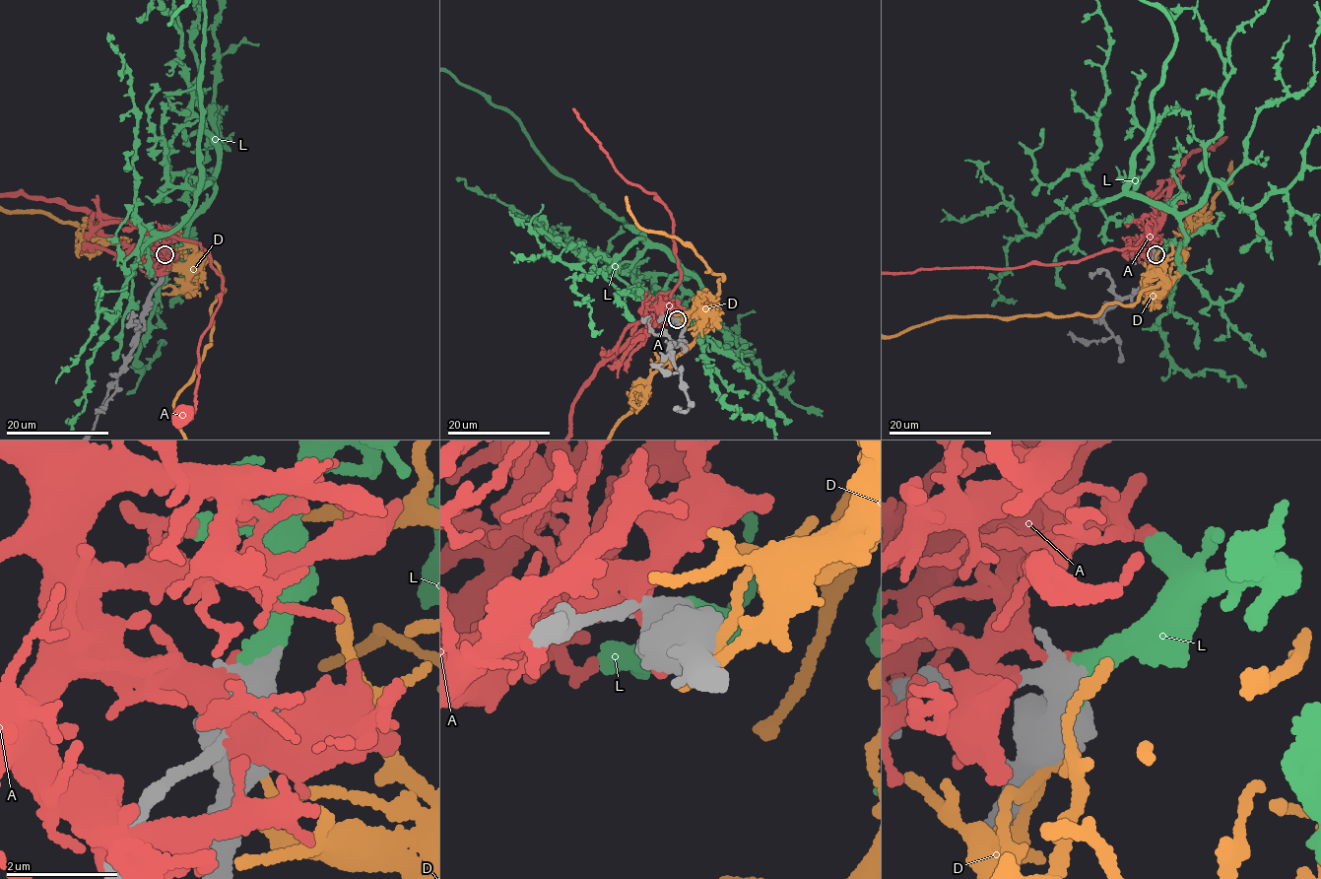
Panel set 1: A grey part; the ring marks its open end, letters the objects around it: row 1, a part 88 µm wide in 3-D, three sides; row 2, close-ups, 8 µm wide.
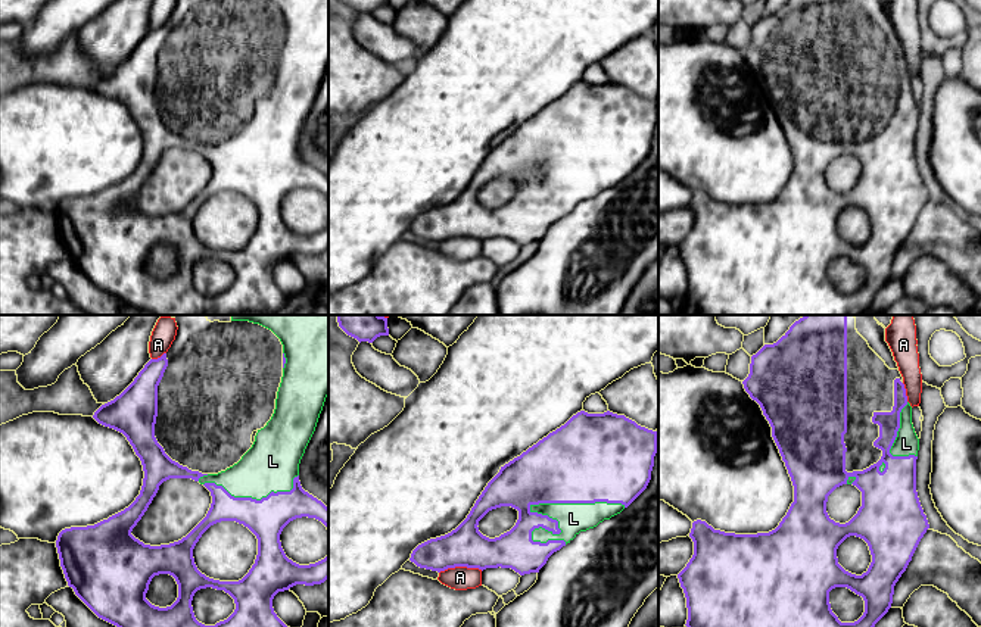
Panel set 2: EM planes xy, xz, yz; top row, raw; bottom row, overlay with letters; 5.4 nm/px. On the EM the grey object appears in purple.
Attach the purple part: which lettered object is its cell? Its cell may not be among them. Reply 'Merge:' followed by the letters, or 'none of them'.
Merge: L

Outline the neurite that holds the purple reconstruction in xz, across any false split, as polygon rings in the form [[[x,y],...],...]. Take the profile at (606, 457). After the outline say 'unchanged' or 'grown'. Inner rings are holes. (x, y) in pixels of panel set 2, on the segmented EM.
[[[580,411],[501,467],[467,518],[451,533],[418,545],[409,561],[437,573],[455,567],[482,571],[501,567],[511,568],[520,575],[539,573],[554,552],[570,543],[580,531],[620,514],[647,489],[655,453],[657,431],[610,411],[604,414]],[[501,506],[517,509],[518,520],[510,531],[489,539],[479,531],[479,521]]]; grown

